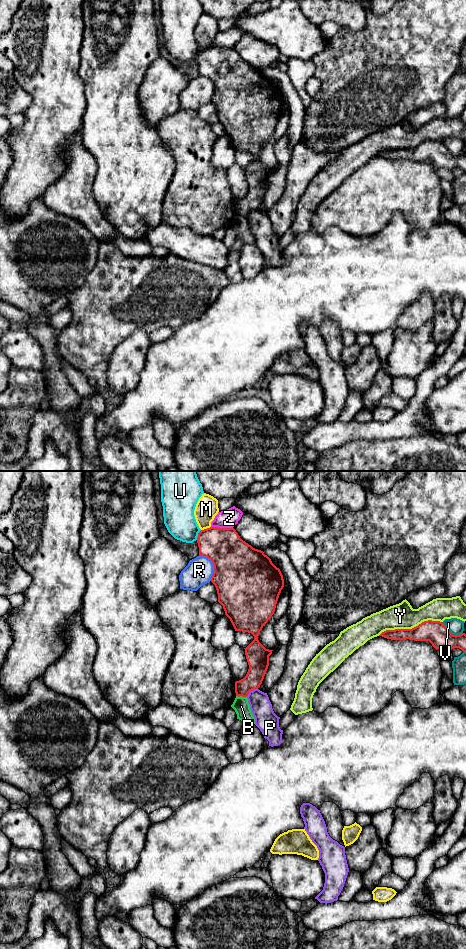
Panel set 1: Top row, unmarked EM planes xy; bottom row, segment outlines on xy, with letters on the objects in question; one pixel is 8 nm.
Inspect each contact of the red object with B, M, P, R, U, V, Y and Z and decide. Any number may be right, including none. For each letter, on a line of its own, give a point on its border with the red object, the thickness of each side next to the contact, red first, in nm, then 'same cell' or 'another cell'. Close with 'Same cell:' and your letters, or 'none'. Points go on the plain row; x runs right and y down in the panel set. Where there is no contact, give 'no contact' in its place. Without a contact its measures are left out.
B: xy (241, 215) | 140/130 nm | another cell
M: xy (205, 49) | 300/180 nm | another cell
P: xy (251, 210) | 180/170 nm | another cell
R: xy (213, 84) | 460/220 nm | another cell
U: xy (198, 55) | 300/260 nm | another cell
V: xy (451, 153) | 180/130 nm | another cell
Y: xy (410, 149) | 180/200 nm | another cell
Z: xy (222, 48) | 320/150 nm | another cell
Same cell: none

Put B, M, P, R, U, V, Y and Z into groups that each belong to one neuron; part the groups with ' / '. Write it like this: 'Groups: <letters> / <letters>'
Groups: B / M / P / R / U / V / Y / Z

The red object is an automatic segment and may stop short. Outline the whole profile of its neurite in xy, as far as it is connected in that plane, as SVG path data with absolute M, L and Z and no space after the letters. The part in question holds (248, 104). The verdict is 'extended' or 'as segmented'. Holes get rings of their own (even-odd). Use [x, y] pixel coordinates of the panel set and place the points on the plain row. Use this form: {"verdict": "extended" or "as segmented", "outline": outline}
{"verdict": "as segmented", "outline": "M210 47L198 53L199 75L210 79L214 85L211 102L215 105L218 122L230 139L235 151L251 153L254 160L246 167L249 185L246 196L235 202L236 216L247 217L249 212L262 204L273 170L266 169L258 160L263 146L275 132L276 124L284 107L283 95L263 71L243 61L234 48Z"}

